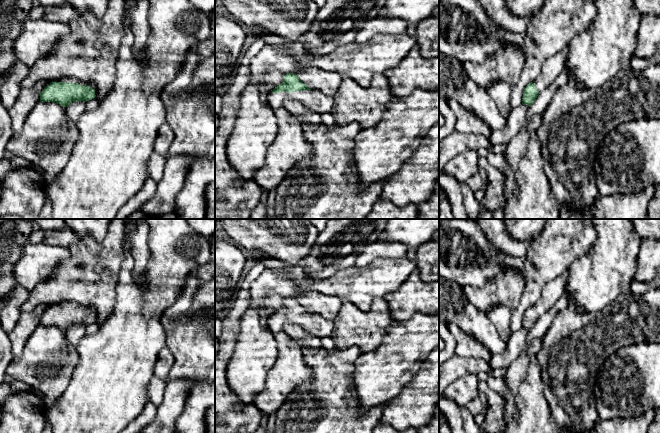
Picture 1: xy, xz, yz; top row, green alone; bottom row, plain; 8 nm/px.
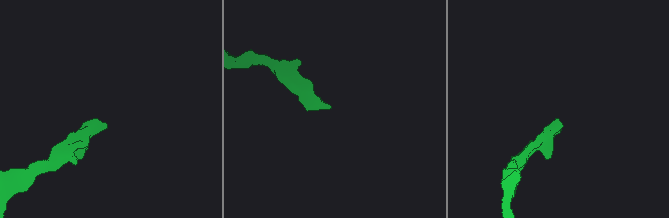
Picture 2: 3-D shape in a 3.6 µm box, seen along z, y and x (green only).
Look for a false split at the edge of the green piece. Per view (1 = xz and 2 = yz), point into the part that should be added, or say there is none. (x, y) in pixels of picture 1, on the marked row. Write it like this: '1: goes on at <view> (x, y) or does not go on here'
1: goes on at xz (318, 102)
2: goes on at yz (552, 67)

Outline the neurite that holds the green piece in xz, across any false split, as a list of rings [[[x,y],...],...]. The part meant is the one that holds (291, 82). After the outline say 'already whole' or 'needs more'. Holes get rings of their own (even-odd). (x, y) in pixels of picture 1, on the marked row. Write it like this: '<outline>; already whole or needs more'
[[[293,73],[283,77],[283,83],[276,86],[268,95],[268,103],[273,109],[283,107],[286,99],[296,99],[306,108],[318,114],[330,113],[334,105],[334,97],[319,90],[310,89]]]; needs more

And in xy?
[[[62,77],[52,81],[40,93],[40,101],[56,102],[67,107],[75,101],[88,101],[95,98],[95,84],[75,77]]]; needs more

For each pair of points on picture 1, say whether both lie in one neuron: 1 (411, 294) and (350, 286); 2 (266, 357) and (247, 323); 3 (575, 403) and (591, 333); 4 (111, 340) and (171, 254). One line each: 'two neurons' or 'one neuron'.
1: two neurons
2: one neuron
3: one neuron
4: one neuron

